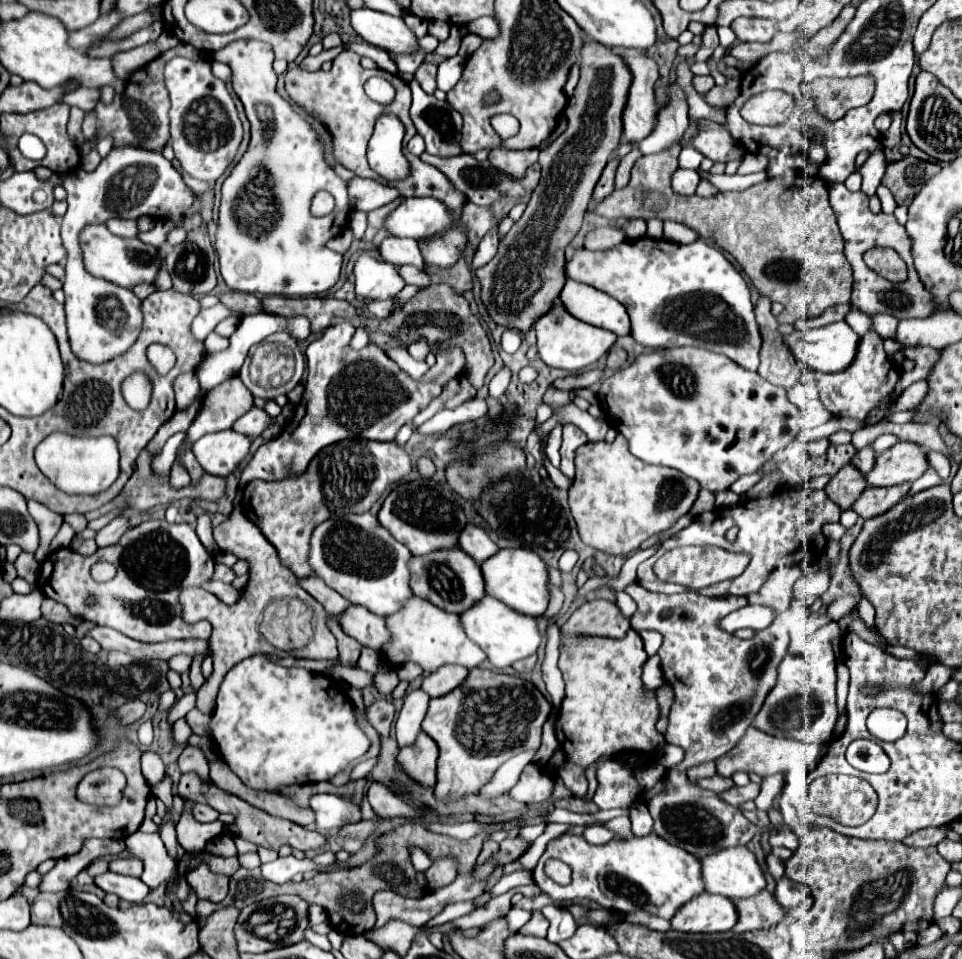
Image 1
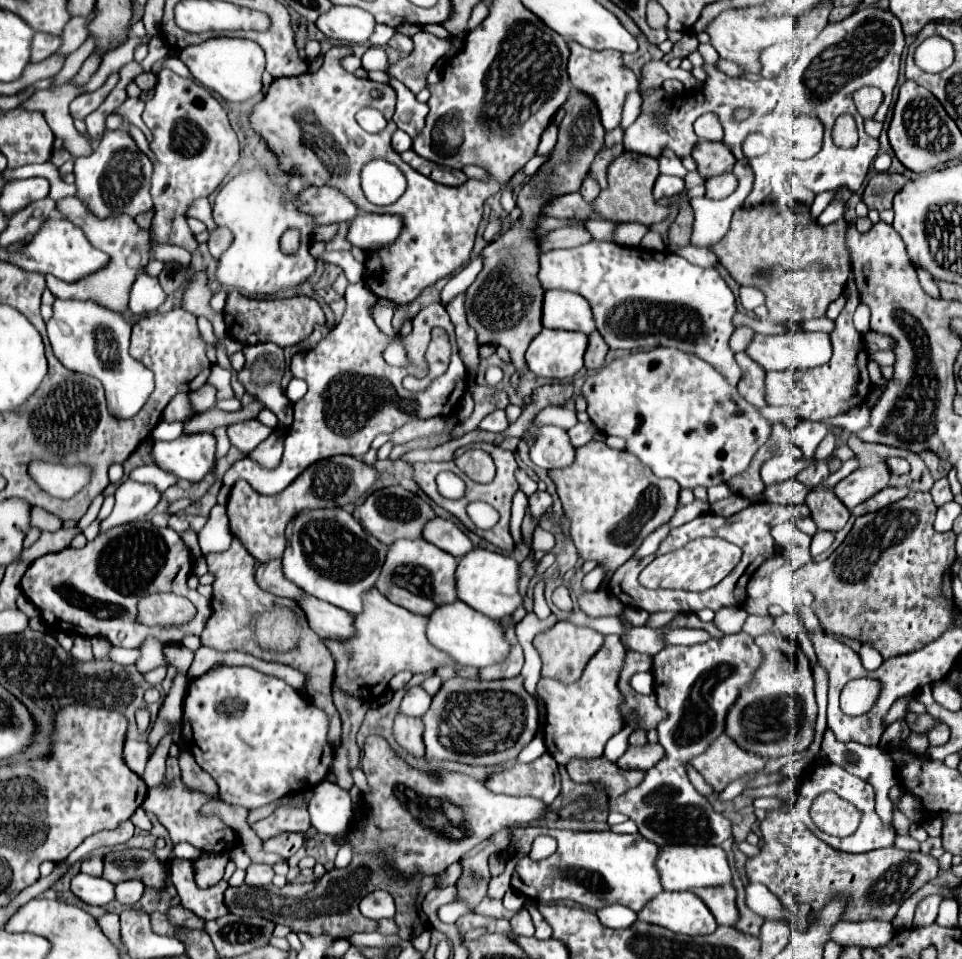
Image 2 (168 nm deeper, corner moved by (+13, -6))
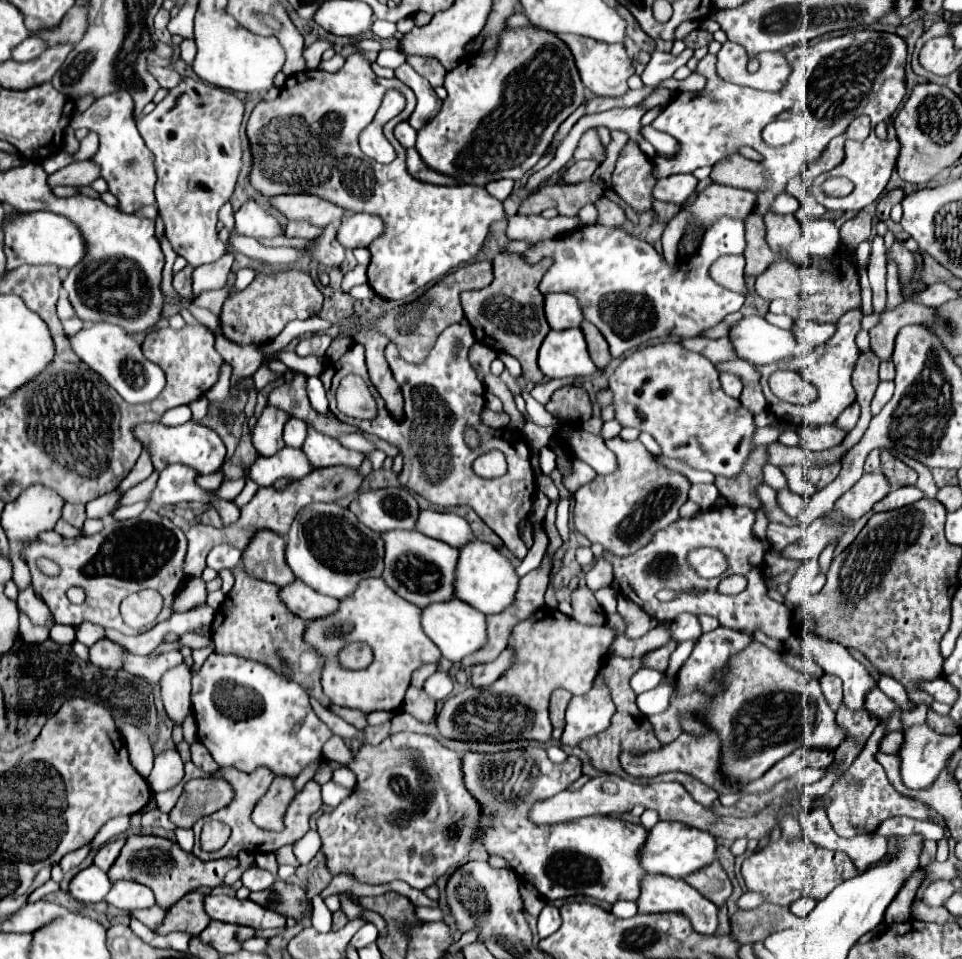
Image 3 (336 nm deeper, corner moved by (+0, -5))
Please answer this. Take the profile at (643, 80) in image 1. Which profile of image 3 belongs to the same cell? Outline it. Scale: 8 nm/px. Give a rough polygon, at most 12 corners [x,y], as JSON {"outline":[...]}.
{"outline":[[559,34],[581,80],[599,98],[629,90],[635,68],[623,44]]}

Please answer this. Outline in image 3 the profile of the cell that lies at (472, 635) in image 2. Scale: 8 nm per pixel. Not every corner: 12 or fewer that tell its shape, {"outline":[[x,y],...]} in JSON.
{"outline":[[459,598],[423,610],[451,662],[487,644],[485,614]]}

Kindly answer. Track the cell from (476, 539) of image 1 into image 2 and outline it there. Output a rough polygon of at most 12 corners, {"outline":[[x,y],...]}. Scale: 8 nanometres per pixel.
{"outline":[[430,519],[422,529],[428,543],[460,559],[474,549],[452,521]]}

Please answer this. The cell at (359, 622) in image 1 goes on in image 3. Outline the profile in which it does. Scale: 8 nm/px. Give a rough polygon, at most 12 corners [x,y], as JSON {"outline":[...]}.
{"outline":[[301,580],[281,588],[281,600],[305,622],[327,618],[339,600]]}

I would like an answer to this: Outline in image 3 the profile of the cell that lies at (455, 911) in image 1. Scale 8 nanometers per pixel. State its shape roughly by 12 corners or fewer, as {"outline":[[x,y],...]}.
{"outline":[[417,908],[417,918],[443,920],[439,908]]}

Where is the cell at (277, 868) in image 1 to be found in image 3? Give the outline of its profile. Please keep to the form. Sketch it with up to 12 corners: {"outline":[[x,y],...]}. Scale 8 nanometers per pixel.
{"outline":[[255,866],[241,876],[249,890],[265,890],[277,878]]}

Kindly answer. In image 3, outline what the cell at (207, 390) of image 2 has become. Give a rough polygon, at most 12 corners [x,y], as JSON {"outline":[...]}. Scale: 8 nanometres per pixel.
{"outline":[[217,332],[215,348],[233,368],[231,384],[263,364],[259,344],[239,346]]}

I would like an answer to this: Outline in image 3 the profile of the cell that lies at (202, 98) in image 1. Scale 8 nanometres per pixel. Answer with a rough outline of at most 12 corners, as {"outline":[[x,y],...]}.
{"outline":[[183,76],[137,122],[165,236],[191,266],[243,166],[243,102]]}

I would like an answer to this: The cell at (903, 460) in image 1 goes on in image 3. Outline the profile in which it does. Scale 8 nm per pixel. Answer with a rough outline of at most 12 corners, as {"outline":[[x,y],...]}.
{"outline":[[883,472],[863,474],[835,502],[855,522],[889,494]]}

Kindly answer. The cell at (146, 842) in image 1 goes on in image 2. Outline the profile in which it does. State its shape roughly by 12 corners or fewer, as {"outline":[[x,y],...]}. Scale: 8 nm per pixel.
{"outline":[[118,883],[114,893],[122,905],[134,905],[142,897],[142,883]]}

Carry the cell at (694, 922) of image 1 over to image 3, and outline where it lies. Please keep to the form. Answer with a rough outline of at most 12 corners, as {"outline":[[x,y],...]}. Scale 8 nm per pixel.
{"outline":[[643,878],[639,914],[677,912],[713,936],[719,908],[685,880]]}

